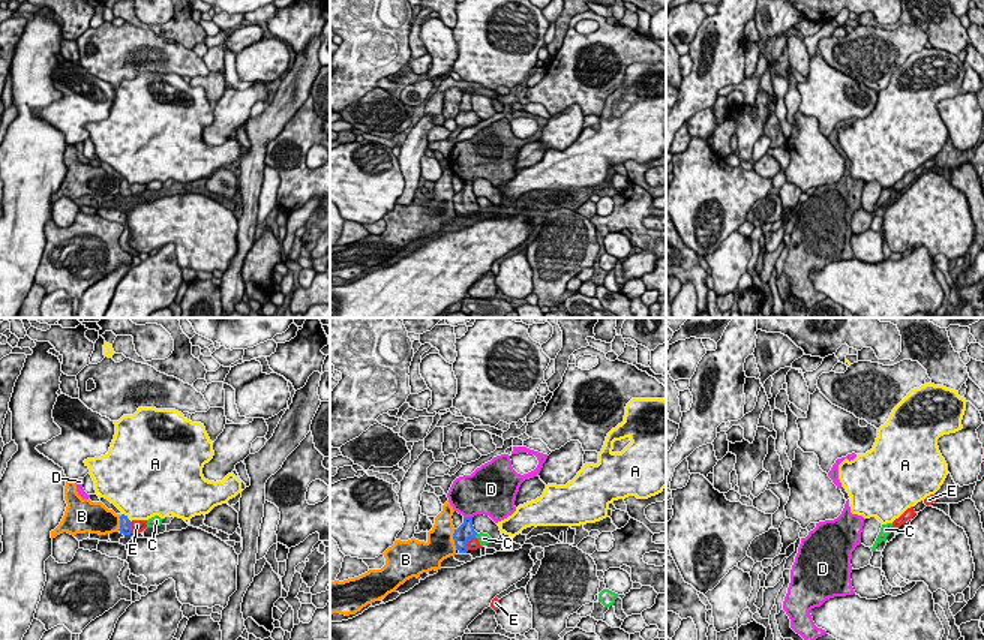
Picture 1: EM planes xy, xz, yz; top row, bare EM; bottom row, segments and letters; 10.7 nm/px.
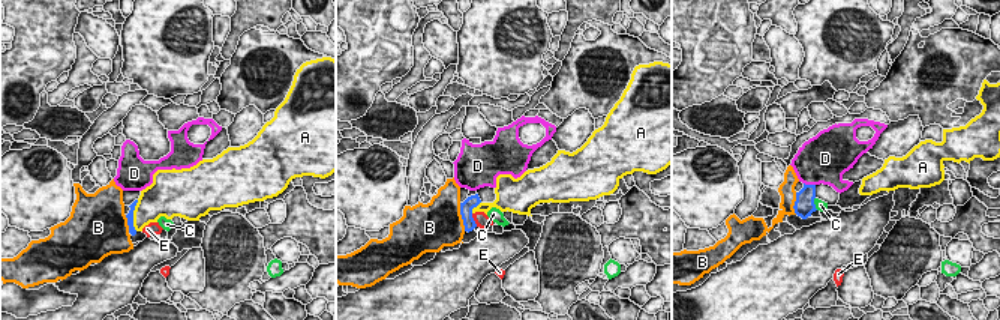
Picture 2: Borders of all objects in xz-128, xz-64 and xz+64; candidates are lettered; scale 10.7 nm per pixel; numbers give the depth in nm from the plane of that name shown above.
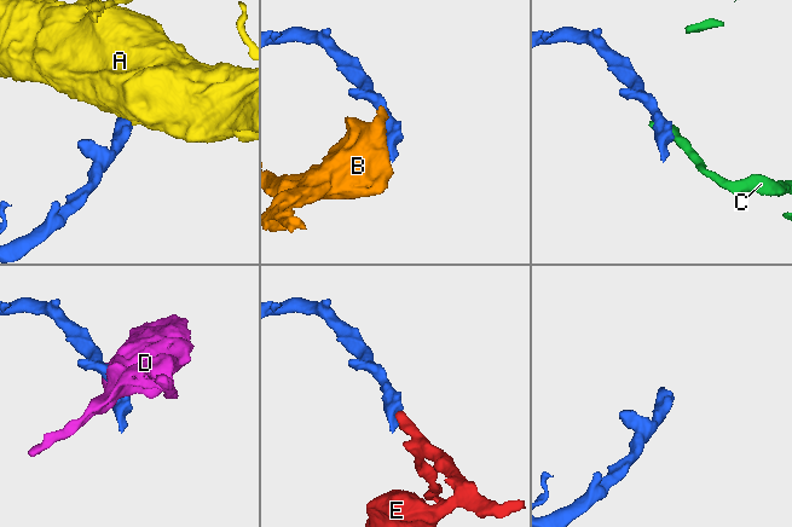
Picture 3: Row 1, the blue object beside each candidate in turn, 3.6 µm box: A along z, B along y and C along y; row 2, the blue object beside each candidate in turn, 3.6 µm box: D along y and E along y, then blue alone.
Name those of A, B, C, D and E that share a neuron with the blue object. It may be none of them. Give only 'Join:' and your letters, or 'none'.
Join: E

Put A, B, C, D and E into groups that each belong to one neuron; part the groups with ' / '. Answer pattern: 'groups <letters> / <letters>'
groups A / B / C / D / E

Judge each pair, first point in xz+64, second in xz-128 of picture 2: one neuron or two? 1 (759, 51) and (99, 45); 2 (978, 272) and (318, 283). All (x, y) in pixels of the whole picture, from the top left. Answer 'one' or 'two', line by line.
1: two
2: two

